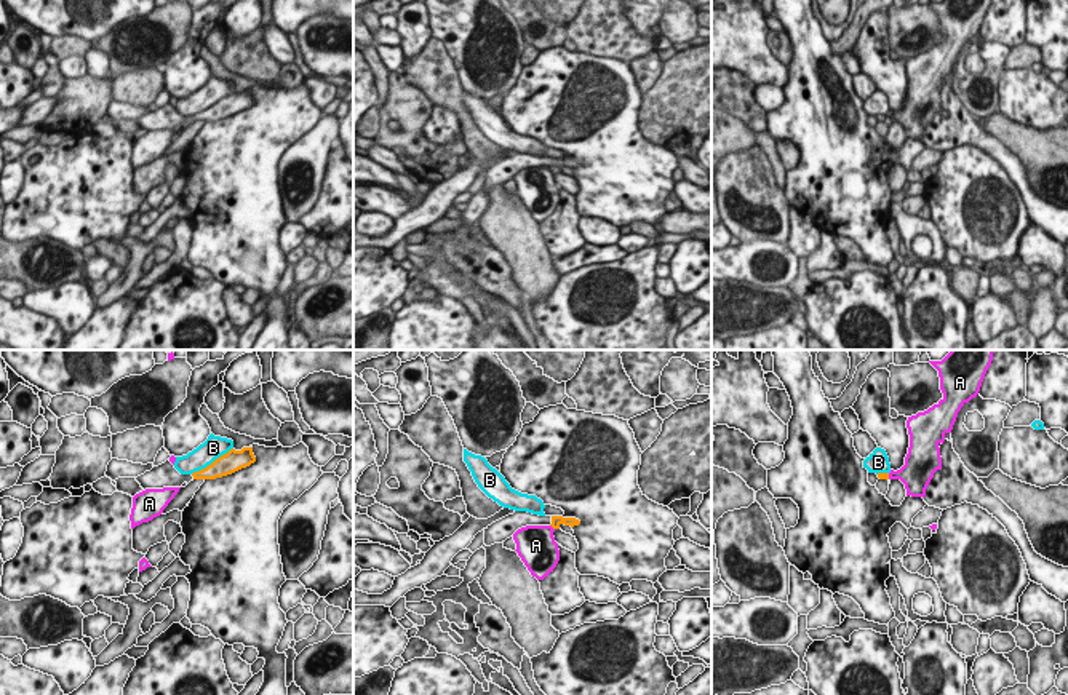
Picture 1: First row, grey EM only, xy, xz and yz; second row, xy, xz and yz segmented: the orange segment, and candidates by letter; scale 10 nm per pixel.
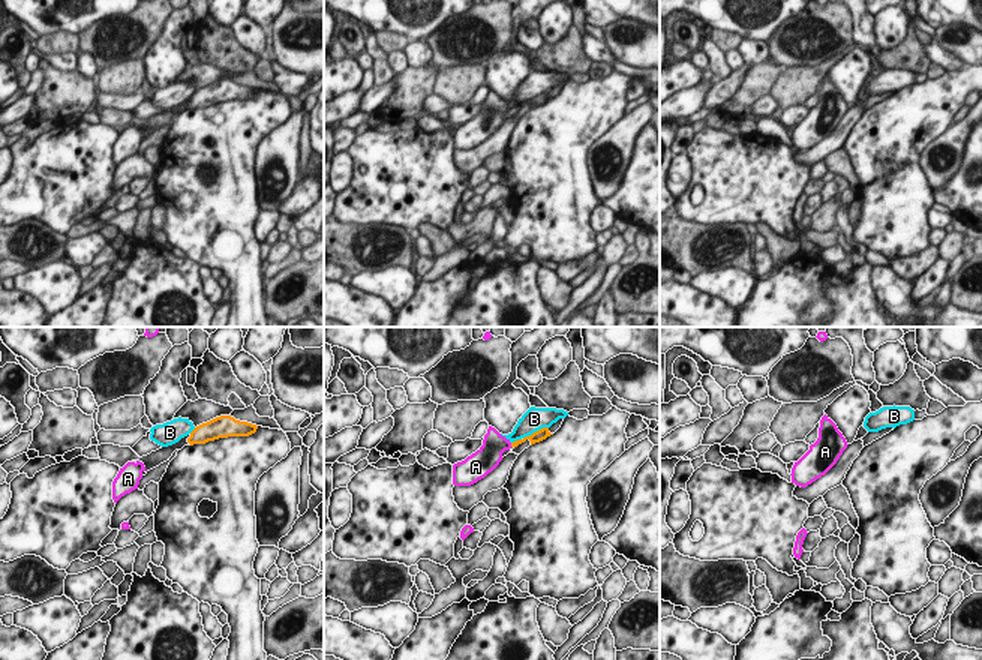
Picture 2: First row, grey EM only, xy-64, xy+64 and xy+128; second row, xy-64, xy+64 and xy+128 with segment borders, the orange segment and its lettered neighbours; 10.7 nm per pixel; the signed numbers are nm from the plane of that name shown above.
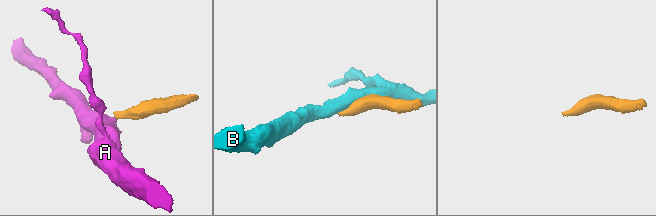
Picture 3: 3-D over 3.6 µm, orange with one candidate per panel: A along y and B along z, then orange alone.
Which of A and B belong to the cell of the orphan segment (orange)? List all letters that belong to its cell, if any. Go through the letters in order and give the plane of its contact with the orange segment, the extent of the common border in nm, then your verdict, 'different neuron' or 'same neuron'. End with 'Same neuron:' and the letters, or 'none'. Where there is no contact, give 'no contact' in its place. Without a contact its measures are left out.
A: contact in xz; length 70 nm; different neuron
B: contact in xy; length 500 nm; different neuron
Same neuron: none

